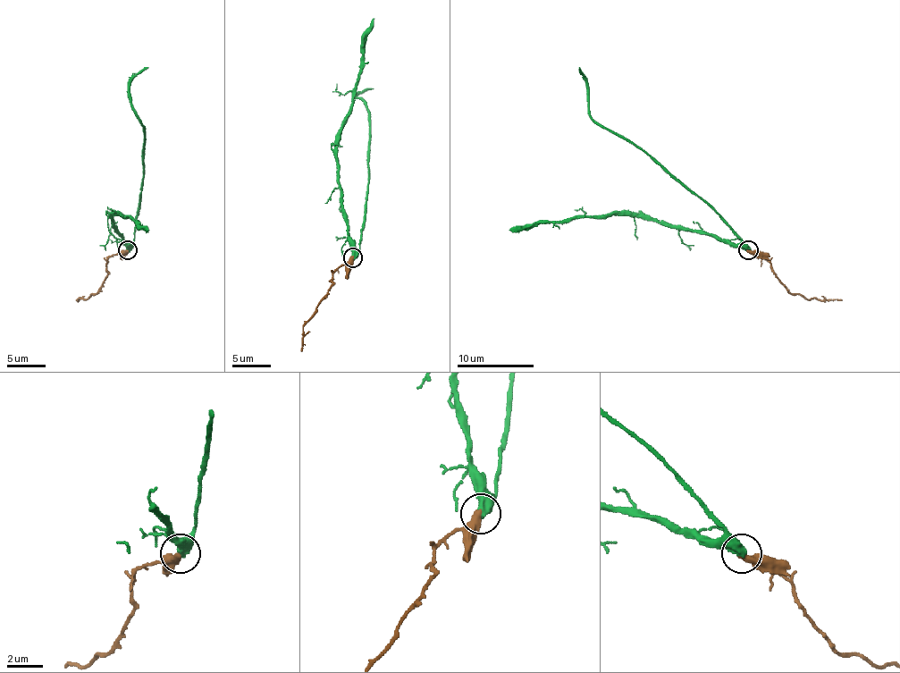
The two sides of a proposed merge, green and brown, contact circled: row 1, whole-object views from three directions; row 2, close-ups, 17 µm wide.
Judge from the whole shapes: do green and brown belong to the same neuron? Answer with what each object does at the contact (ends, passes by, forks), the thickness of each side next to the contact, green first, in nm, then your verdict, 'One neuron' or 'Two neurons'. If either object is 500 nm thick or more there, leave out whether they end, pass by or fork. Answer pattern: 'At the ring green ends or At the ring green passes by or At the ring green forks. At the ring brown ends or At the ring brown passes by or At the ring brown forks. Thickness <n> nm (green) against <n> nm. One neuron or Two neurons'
Thickness 600 nm (green) against 440 nm. Two neurons

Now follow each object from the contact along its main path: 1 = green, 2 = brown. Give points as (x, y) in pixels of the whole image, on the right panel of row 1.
1: (748, 250), (748, 245), (703, 200), (640, 148), (601, 128), (590, 116), (588, 83), (578, 68)
2: (748, 250), (765, 258), (770, 264), (775, 275), (790, 292), (819, 300), (842, 300)

